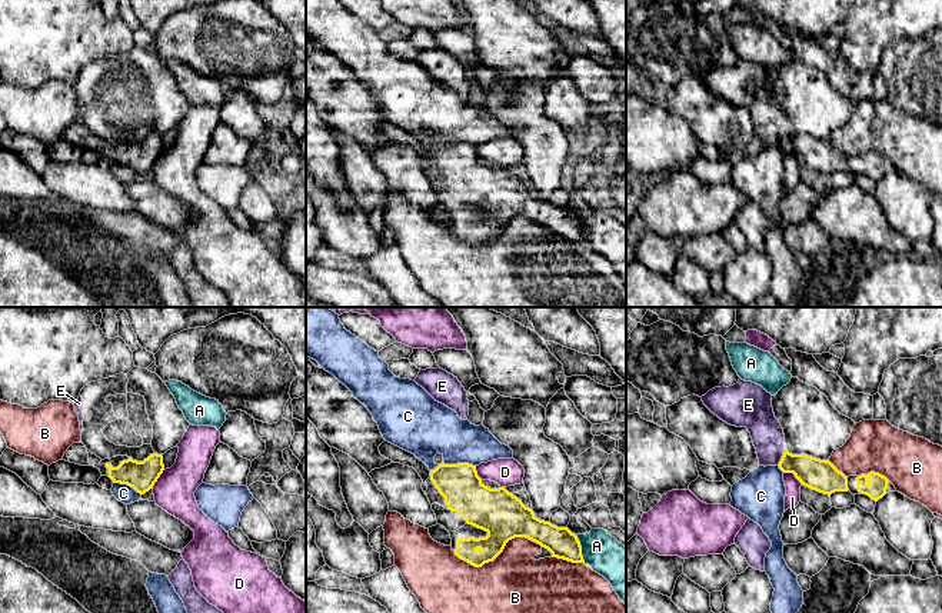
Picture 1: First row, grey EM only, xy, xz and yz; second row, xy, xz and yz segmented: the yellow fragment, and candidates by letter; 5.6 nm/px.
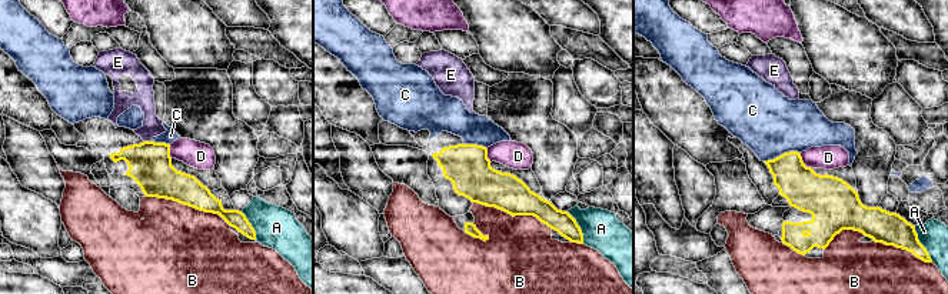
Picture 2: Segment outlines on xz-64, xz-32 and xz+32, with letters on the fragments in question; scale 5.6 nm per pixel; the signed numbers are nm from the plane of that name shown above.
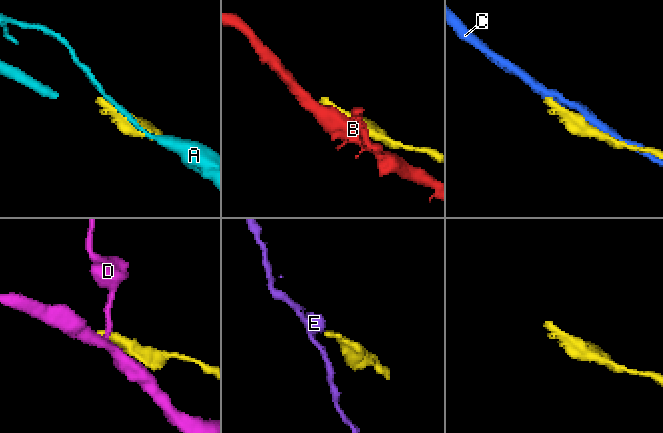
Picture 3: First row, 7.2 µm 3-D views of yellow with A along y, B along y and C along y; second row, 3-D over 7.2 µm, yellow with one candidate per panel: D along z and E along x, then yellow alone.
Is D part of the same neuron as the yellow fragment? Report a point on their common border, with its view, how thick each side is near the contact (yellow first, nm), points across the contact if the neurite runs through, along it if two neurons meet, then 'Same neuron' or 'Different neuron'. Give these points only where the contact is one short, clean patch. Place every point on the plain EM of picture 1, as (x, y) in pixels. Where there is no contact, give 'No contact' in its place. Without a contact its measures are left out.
Touches yellow at yz (794, 153). Thickness 180 nm (yellow) against 90 nm. Boundary: yz (784, 152), (791, 152), (802, 163). Different neuron

